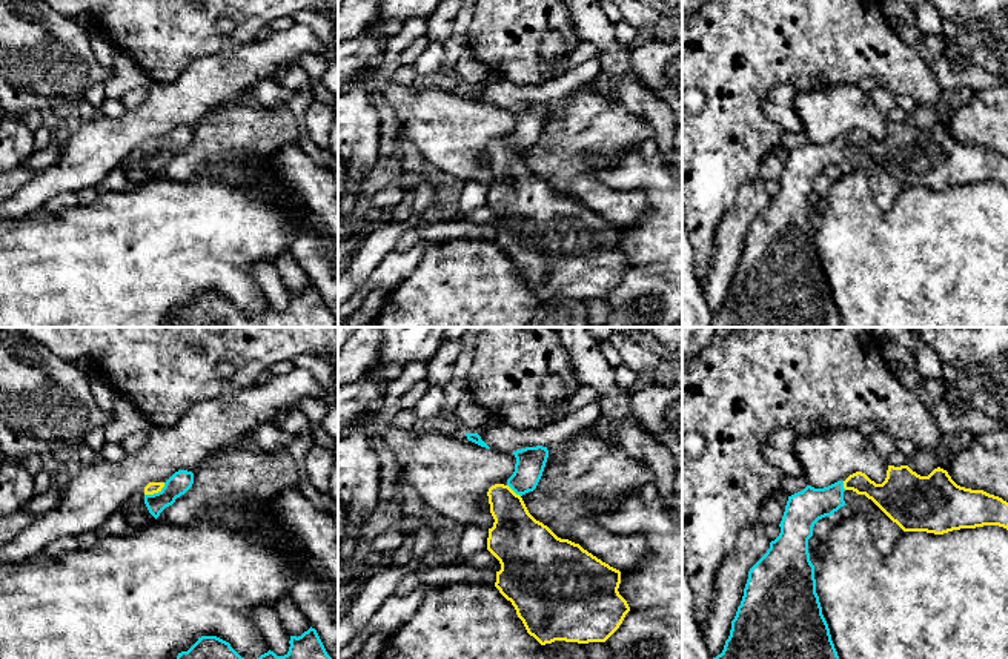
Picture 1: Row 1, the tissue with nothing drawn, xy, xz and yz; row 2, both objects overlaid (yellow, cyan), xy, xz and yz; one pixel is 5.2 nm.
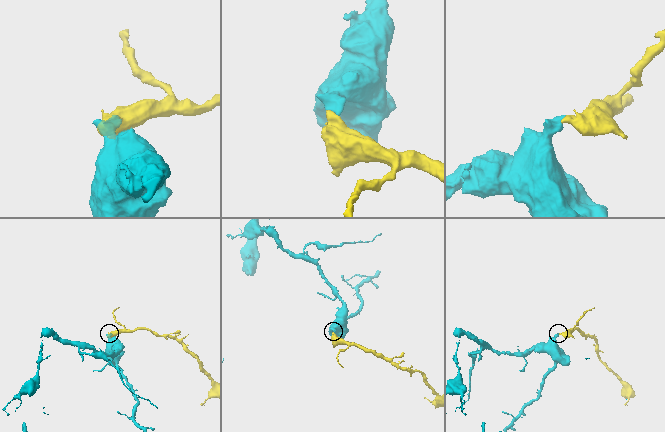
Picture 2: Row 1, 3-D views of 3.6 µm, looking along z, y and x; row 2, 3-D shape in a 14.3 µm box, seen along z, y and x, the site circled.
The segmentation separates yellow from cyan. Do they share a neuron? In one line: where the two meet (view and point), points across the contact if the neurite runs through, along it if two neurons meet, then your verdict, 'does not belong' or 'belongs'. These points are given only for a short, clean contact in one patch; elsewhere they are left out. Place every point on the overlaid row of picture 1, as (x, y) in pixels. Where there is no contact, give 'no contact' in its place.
contact xy (155, 492); way xy (152, 487), (155, 492), (168, 492), (180, 481); belongs

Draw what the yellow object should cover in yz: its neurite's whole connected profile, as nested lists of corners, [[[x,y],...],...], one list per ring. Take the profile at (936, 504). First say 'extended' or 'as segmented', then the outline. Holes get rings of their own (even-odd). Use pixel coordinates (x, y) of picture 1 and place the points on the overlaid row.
extended | [[[888,465],[887,478],[876,484],[856,472],[845,481],[824,488],[807,485],[788,496],[779,536],[767,553],[750,568],[741,605],[731,621],[724,650],[713,659],[839,659],[828,624],[816,593],[814,565],[808,539],[814,524],[845,505],[844,492],[853,490],[871,499],[904,532],[943,535],[960,528],[999,525],[1008,530],[1008,502],[983,490],[957,485],[947,470],[937,467],[920,476],[908,465]]]

